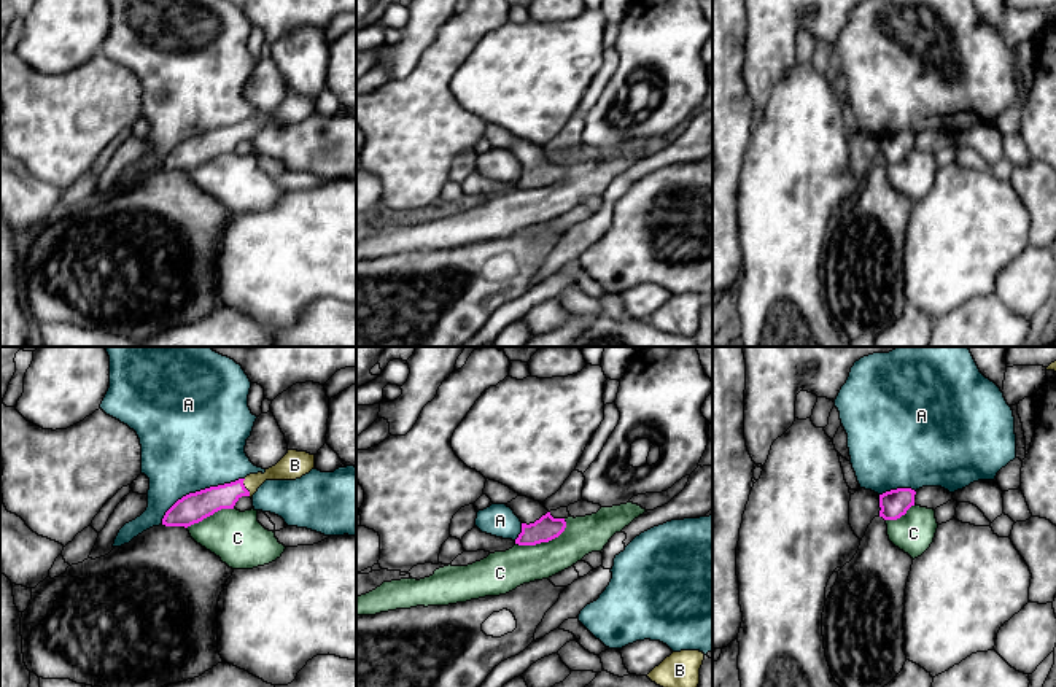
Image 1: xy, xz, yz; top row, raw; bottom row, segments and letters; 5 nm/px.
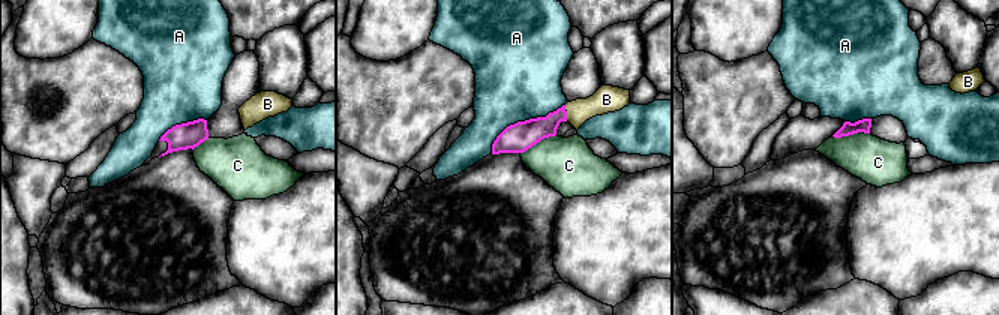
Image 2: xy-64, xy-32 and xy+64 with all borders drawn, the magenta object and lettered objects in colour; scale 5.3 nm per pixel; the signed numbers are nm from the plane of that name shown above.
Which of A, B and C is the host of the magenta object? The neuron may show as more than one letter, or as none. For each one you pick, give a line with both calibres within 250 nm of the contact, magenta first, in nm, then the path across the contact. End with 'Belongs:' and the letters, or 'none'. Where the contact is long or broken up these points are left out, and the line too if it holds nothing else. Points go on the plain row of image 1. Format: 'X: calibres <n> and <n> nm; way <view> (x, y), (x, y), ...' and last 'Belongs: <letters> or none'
B: calibres 140 and 120 nm; way xy (201, 148), (244, 131), (260, 121), (288, 112)
Belongs: B

